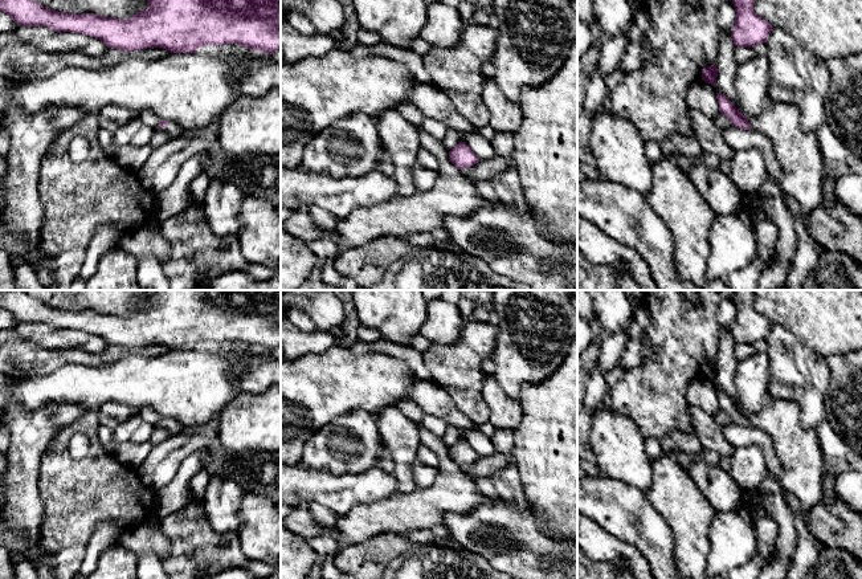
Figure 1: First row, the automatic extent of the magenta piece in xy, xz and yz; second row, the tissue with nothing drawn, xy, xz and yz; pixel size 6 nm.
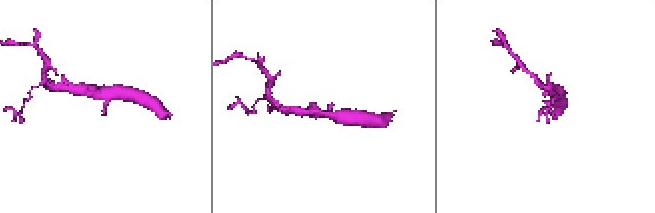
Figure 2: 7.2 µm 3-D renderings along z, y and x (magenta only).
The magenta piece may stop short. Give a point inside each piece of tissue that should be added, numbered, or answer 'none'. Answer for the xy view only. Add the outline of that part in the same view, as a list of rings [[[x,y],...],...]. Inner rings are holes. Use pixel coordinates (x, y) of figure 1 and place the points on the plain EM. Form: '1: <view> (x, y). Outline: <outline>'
1: xy (171, 425). Outline: [[[168,419],[167,423],[160,424],[160,427],[166,428],[171,436],[175,436],[183,431],[183,425],[175,421],[173,419]]]

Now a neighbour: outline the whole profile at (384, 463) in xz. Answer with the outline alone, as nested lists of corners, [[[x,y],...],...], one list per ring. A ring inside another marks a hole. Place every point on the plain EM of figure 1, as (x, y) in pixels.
[[[384,443],[379,458],[373,466],[387,473],[396,472],[395,461]]]

